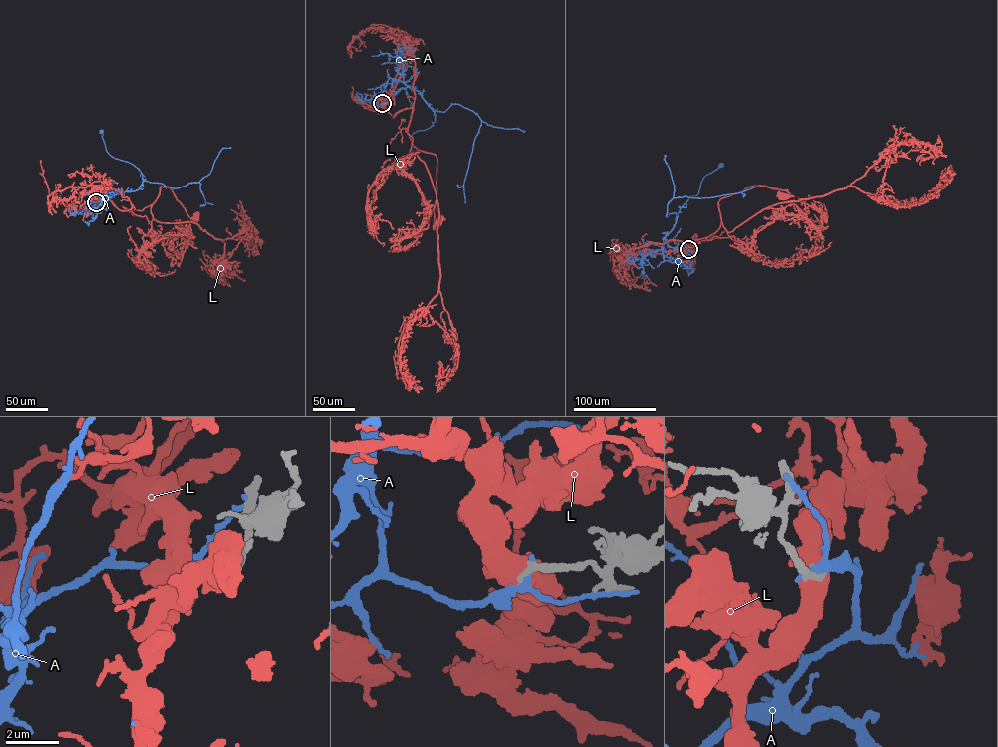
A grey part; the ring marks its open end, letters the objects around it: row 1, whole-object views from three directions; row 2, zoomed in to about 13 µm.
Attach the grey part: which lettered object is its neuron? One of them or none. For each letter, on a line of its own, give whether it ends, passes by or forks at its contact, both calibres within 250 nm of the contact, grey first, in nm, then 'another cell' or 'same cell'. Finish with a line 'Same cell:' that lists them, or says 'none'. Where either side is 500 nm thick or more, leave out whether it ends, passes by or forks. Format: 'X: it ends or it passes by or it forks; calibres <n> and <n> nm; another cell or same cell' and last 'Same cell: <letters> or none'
A: it passes by; calibres 280 and 280 nm; another cell
L: calibres 260 and 600 nm; same cell
Same cell: L

